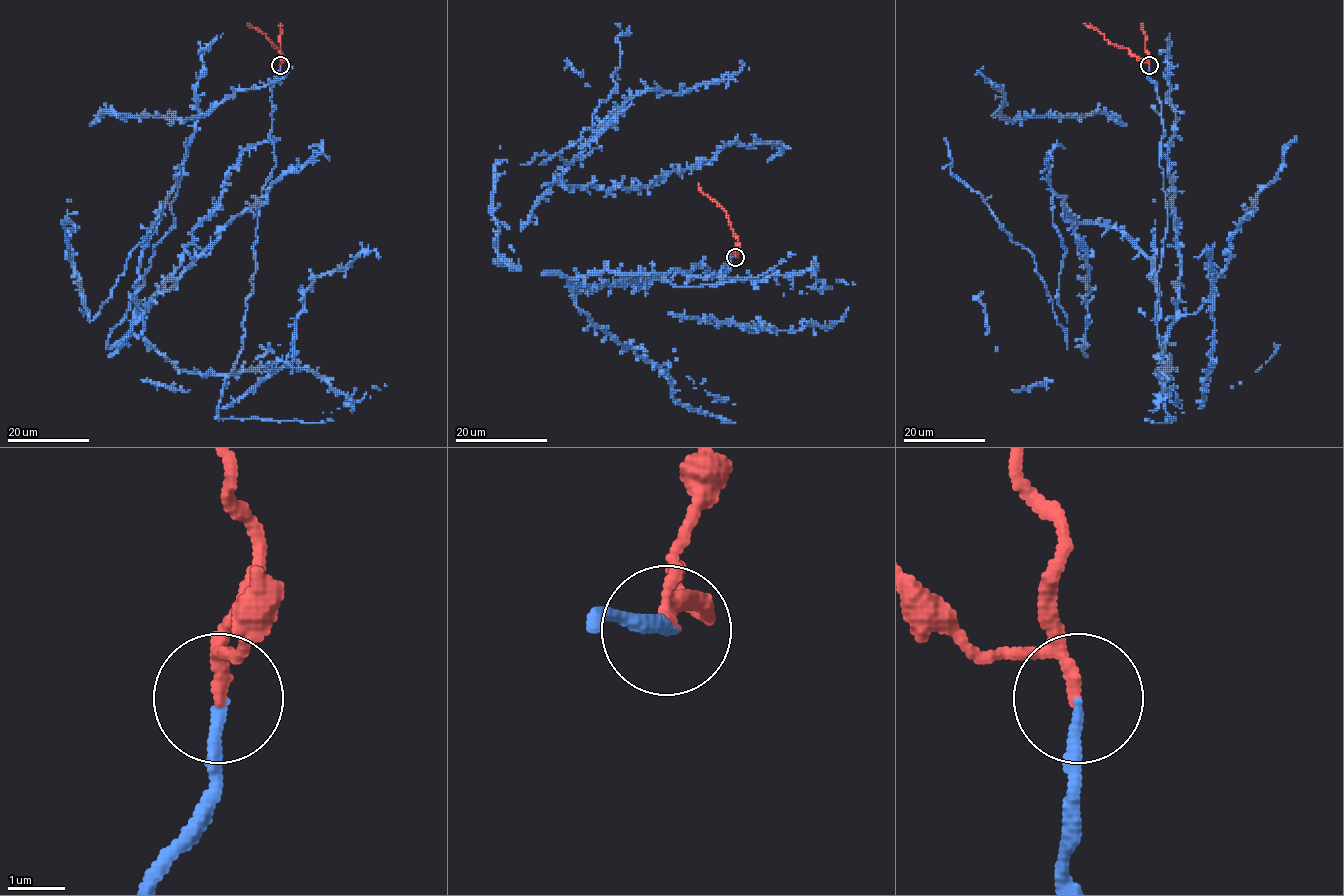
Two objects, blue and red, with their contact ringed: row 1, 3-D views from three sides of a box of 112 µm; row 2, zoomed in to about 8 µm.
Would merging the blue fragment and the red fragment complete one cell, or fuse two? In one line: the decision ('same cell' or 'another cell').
same cell

